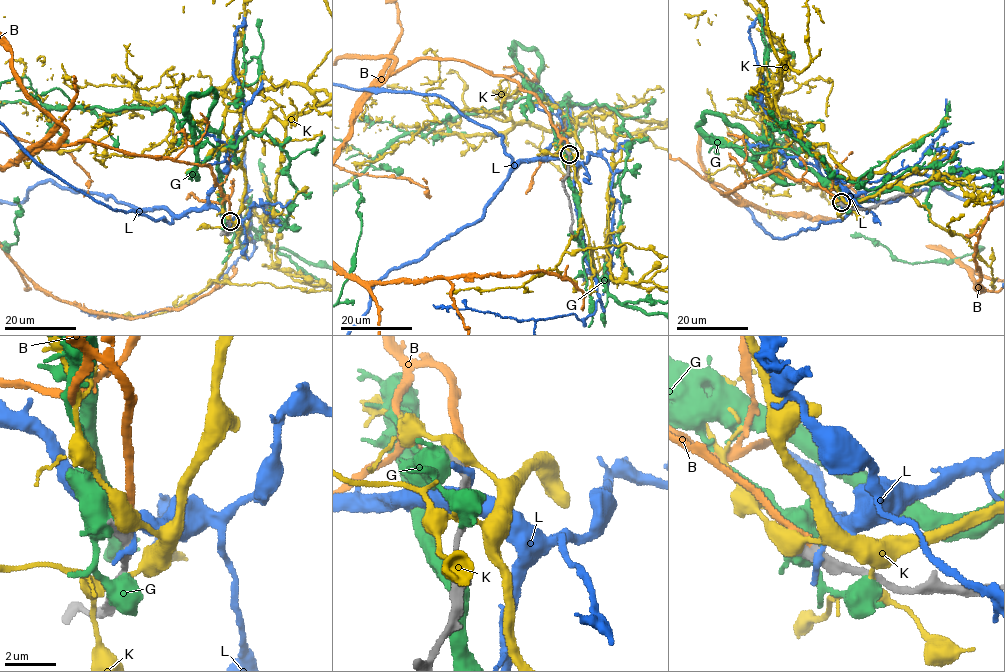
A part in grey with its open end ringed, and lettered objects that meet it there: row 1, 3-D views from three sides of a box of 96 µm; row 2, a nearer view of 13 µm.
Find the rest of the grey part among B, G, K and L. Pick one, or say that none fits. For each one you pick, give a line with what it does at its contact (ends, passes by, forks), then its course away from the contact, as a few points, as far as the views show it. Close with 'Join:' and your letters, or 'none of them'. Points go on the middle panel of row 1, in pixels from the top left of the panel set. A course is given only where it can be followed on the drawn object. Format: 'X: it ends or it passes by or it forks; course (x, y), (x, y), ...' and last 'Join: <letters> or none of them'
B: it ends
Join: B

